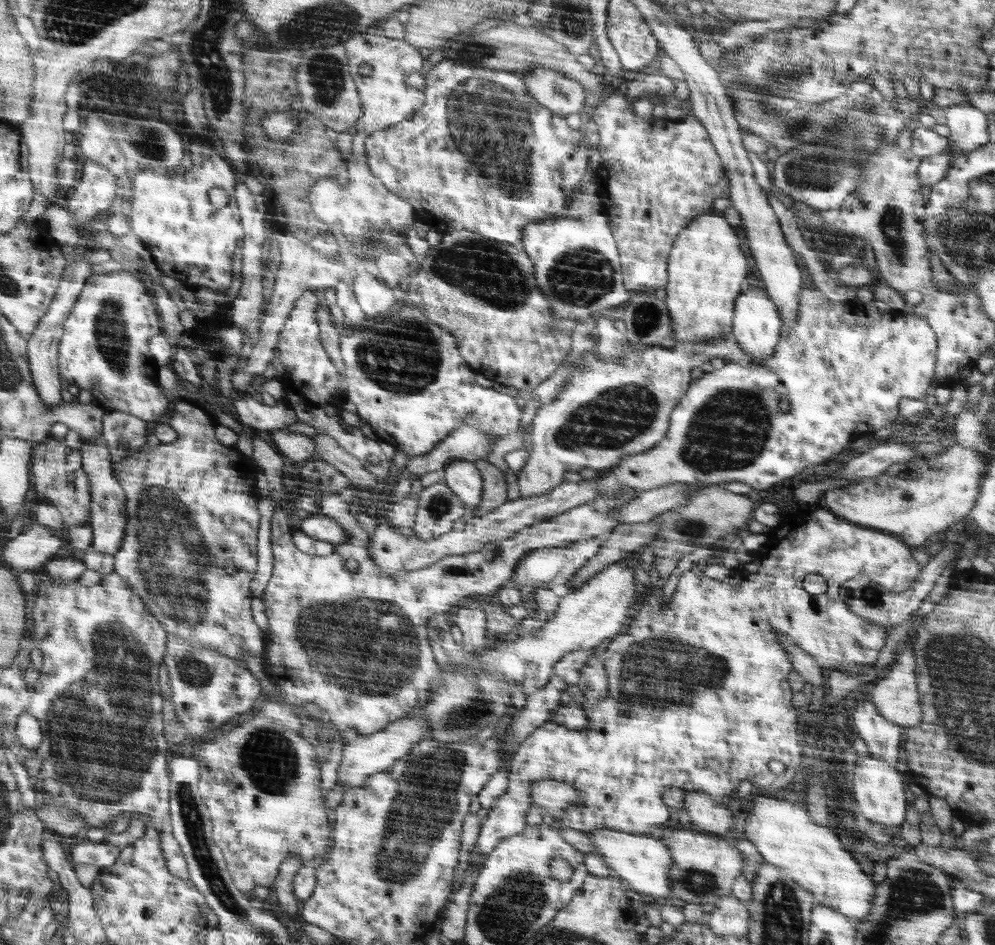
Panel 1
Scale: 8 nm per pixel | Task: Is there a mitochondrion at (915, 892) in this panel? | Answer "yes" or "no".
yes

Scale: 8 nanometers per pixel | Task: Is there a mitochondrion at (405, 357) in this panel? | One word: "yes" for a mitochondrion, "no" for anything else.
yes

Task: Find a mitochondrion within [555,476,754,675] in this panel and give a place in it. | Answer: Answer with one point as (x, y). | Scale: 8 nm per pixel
(691, 529)

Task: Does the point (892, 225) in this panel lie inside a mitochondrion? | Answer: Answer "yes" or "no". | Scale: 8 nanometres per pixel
yes

